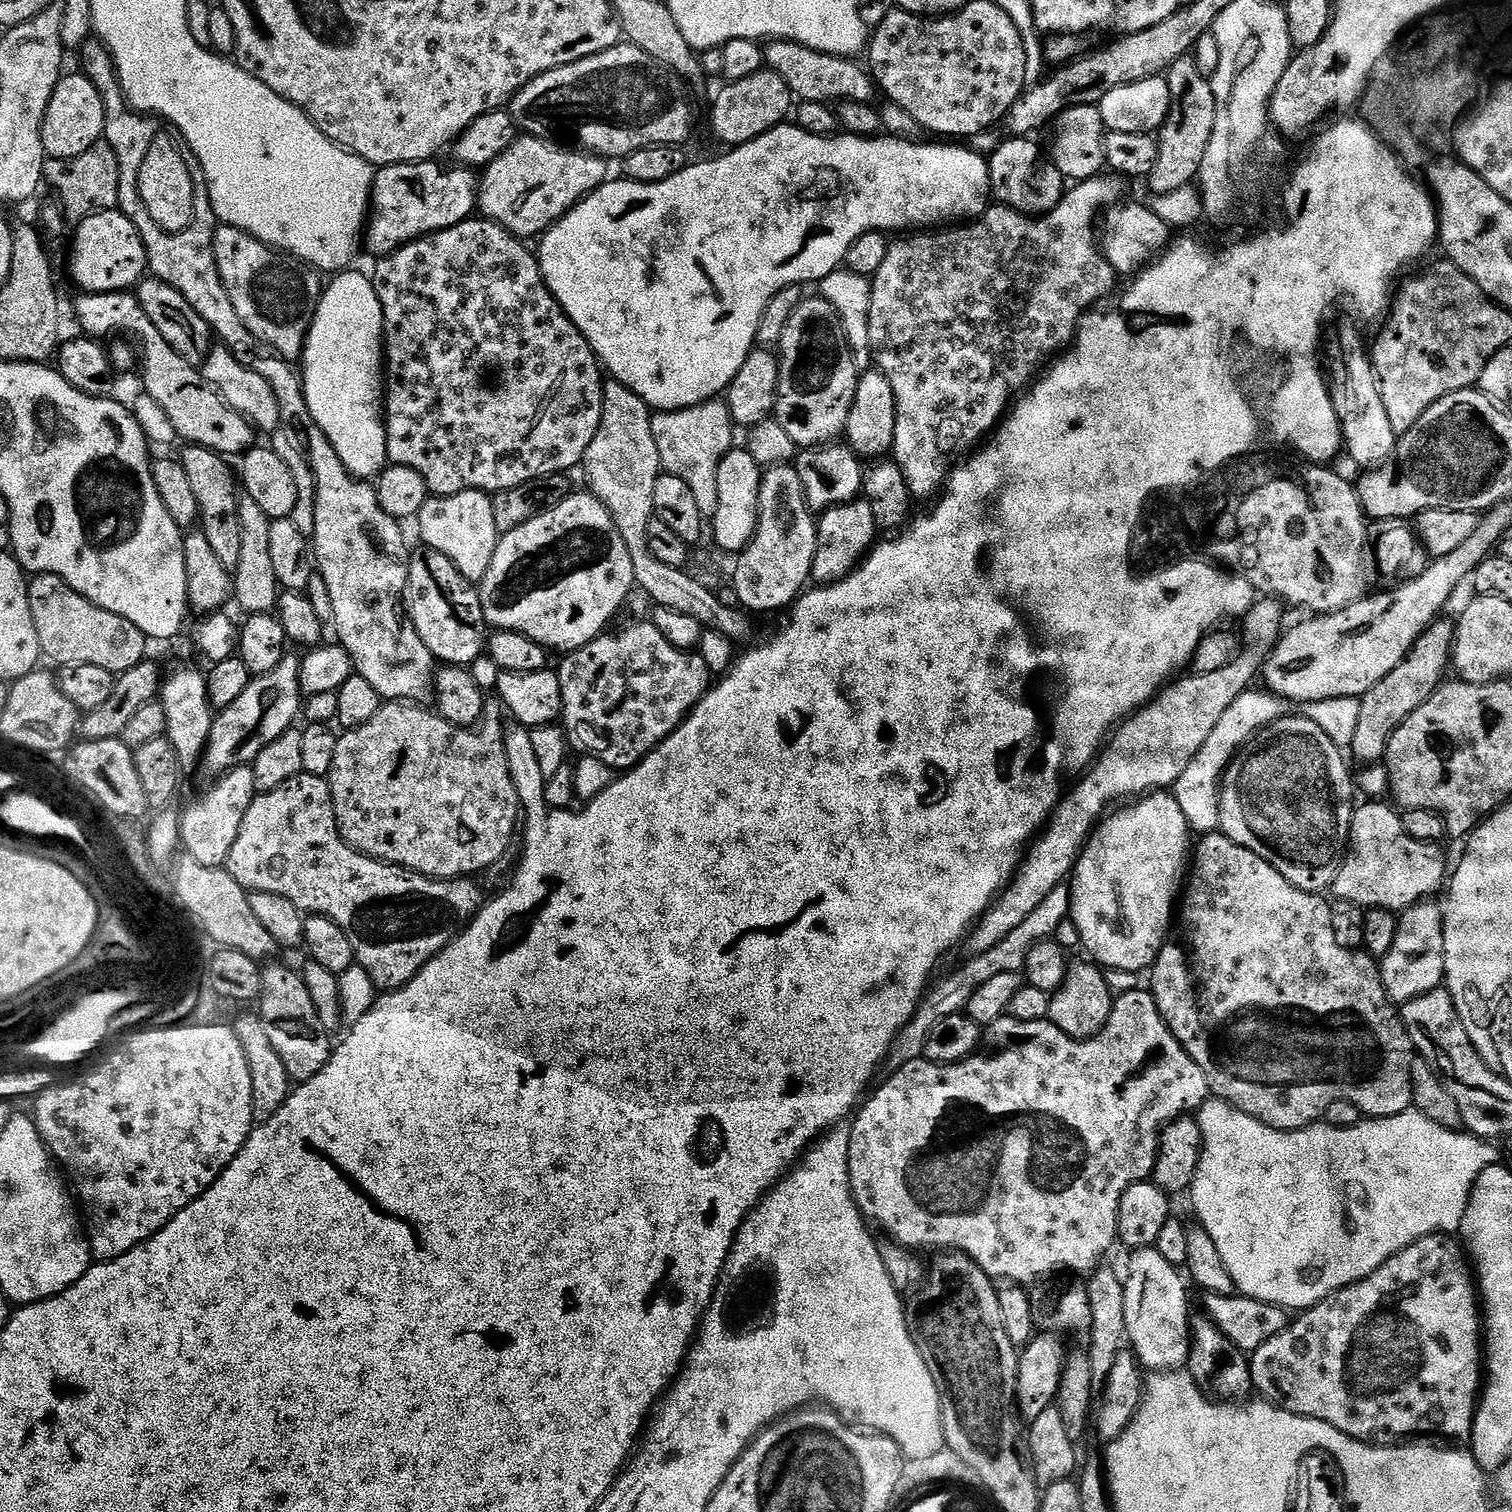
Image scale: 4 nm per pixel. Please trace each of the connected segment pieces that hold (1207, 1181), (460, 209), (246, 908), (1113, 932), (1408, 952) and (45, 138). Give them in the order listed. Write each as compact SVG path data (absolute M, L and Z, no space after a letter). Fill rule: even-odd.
M1209 1098L1200 1105L1194 1119L1200 1123L1201 1146L1200 1160L1192 1178L1190 1197L1192 1196L1192 1208L1200 1219L1197 1220L1199 1227L1204 1228L1206 1234L1213 1239L1214 1246L1218 1248L1218 1258L1222 1258L1222 1266L1226 1266L1239 1295L1249 1296L1267 1304L1277 1304L1278 1307L1289 1310L1310 1309L1318 1301L1328 1299L1340 1288L1357 1284L1358 1281L1366 1279L1378 1266L1385 1264L1389 1257L1423 1236L1455 1233L1464 1217L1473 1182L1482 1169L1497 1163L1502 1156L1501 1149L1492 1145L1495 1143L1485 1142L1479 1136L1465 1134L1460 1130L1443 1128L1417 1110L1400 1112L1396 1116L1364 1118L1361 1119L1361 1124L1352 1124L1349 1128L1331 1128L1330 1125L1324 1124L1325 1122L1317 1122L1308 1125L1307 1128L1295 1128L1293 1132L1285 1132L1266 1126L1262 1121L1255 1120L1250 1114L1238 1110L1222 1099Z
M436 162L390 164L375 173L370 191L370 211L362 240L372 252L393 253L401 245L429 232L461 224L473 215L478 204L478 184L467 167L443 172ZM473 208L473 212L472 212Z
M190 860L182 866L177 879L180 896L200 916L210 939L220 942L224 948L238 950L257 962L267 961L272 958L267 956L278 952L274 938L270 938L270 930L266 930L266 926L262 926L262 922L255 917L254 910L250 910L248 892L223 867L211 868Z
M1156 790L1129 804L1132 804L1129 808L1113 816L1105 815L1097 823L1070 873L1070 919L1078 930L1082 948L1089 952L1087 955L1097 965L1105 969L1117 968L1120 972L1147 969L1164 947L1168 923L1174 920L1172 903L1178 900L1176 887L1180 879L1181 884L1185 879L1184 863L1188 860L1190 837L1188 819L1171 791Z
M1418 902L1406 908L1397 921L1393 944L1380 960L1380 980L1389 1000L1403 1004L1441 987L1444 978L1443 911L1439 905Z
M83 74L77 76L61 75L56 83L48 109L44 111L44 121L40 137L44 151L53 160L74 158L95 144L104 134L103 104L94 84Z

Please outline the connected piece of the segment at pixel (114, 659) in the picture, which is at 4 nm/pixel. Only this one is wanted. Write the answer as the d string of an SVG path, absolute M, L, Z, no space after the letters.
M52 572L33 575L28 581L30 614L38 634L40 651L45 657L57 660L57 665L90 664L119 674L130 670L145 659L149 641L144 632L125 616L99 608L84 597L83 592Z

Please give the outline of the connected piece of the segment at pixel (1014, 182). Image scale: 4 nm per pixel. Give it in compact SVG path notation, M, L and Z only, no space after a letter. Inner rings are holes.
M1012 138L1002 143L987 159L988 180L993 199L1000 200L1027 215L1042 214L1047 211L1046 204L1054 208L1060 202L1058 182L1060 175L1057 167L1047 164L1041 147L1026 138ZM1041 152L1041 154L1040 154Z

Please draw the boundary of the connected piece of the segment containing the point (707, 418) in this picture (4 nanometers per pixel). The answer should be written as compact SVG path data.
M703 402L674 412L657 411L651 417L654 446L658 448L661 469L669 476L682 478L698 502L701 517L711 517L716 510L716 465L733 447L734 421L725 405Z

